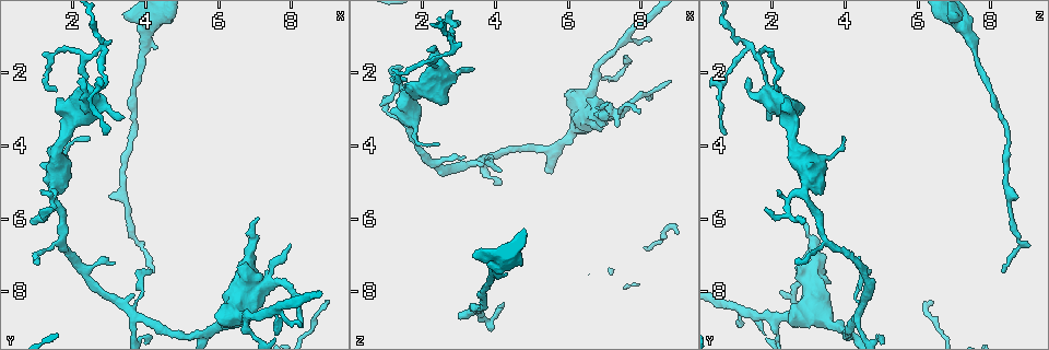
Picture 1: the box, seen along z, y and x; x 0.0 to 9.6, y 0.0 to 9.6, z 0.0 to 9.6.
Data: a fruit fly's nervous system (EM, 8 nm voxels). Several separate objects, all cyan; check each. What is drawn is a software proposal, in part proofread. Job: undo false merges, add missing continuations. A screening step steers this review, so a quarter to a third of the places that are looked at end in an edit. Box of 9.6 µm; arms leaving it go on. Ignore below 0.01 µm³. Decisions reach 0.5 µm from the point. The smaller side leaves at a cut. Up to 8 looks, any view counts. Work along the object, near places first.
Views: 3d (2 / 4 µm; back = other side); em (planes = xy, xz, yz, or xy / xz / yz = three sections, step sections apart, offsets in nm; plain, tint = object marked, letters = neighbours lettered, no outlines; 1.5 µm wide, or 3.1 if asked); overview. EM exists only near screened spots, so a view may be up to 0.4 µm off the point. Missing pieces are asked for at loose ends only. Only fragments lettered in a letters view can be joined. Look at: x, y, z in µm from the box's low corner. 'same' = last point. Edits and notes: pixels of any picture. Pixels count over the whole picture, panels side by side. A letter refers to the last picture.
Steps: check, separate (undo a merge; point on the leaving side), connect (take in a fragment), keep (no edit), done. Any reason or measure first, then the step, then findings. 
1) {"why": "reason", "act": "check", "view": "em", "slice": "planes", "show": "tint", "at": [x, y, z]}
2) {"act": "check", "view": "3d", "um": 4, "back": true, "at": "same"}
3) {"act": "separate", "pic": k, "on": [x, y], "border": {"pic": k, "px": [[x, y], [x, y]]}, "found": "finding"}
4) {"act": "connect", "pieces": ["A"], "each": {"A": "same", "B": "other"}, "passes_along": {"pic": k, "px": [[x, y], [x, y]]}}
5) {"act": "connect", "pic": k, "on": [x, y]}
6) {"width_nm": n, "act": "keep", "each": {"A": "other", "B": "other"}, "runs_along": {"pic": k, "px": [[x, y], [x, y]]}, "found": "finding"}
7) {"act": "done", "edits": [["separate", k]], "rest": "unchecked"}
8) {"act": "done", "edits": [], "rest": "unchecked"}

{"why": "a fork", "act": "check", "view": "3d", "um": 2, "at": [2.35, 1.75, 1.70]}

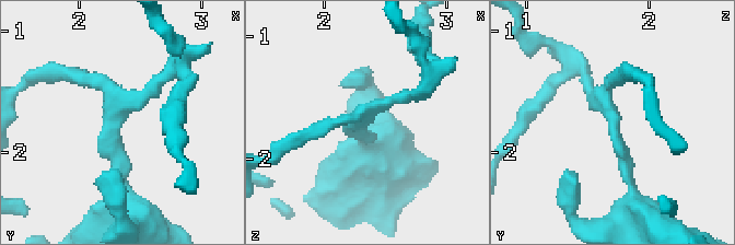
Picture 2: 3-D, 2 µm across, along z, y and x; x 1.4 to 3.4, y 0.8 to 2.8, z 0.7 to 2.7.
{"arms": 3, "why": "now the EM", "act": "check", "view": "em", "slice": "planes", "show": "letters", "at": [2.28, 1.70, 1.72]}

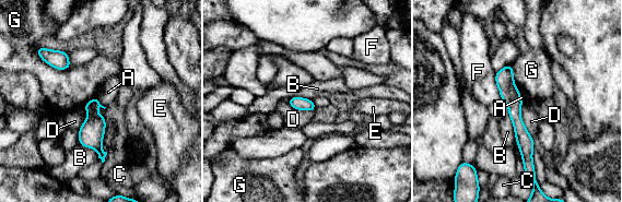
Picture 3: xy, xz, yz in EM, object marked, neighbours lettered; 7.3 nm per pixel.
{"act": "keep", "each": {"A": "other", "B": "other", "C": "other", "D": "other", "E": "other", "F": "other", "G": "other"}, "border": {"pic": 3, "px": [[97, 96], [97, 99], [105, 107]]}, "found": "all the same neuron"}

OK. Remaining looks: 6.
{"why": "branch stops here", "act": "check", "view": "em", "slice": "xz", "step": 8, "show": "tint", "at": [2.90, 3.70, 0.75]}

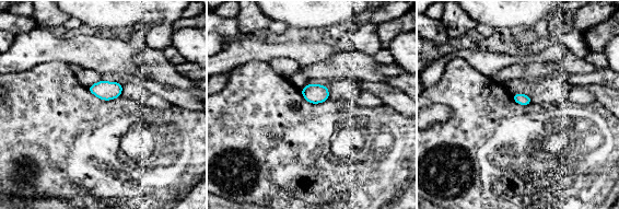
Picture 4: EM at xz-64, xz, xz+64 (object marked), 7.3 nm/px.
{"why": "cut it another way", "act": "check", "view": "em", "slice": "planes", "show": "letters", "at": "same"}

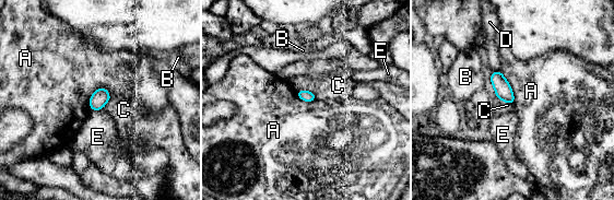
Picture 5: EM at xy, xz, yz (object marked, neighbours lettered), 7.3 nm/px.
{"act": "keep", "each": {"A": "other", "B": "other", "C": "other", "D": "other", "E": "other"}, "border": {"pic": 5, "px": [[104, 86], [90, 96], [89, 109]]}, "found": "no lettered fragment goes on from it"}

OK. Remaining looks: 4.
{"why": "branch stops here", "act": "check", "view": "3d", "um": 2, "at": [1.10, 7.25, 2.60]}

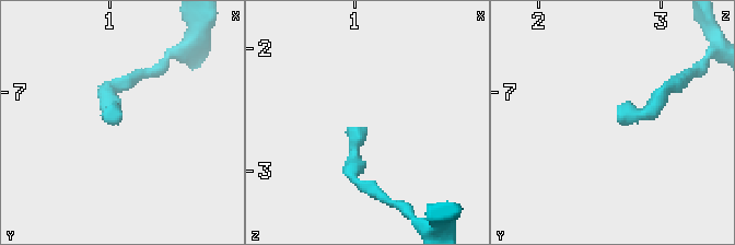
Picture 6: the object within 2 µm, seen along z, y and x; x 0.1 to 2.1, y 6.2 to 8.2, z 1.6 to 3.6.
{"why": "shape alone is not enough", "act": "check", "view": "em", "slice": "planes", "show": "plain", "at": [1.08, 7.20, 2.68]}

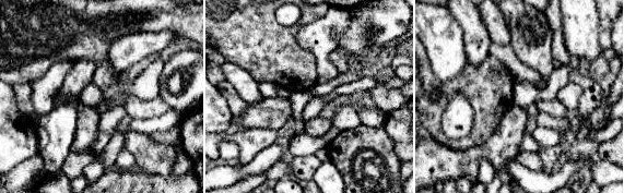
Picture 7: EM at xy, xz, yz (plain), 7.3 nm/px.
{"why": "see the neighbours", "act": "check", "view": "em", "slice": "planes", "show": "letters", "at": "same"}

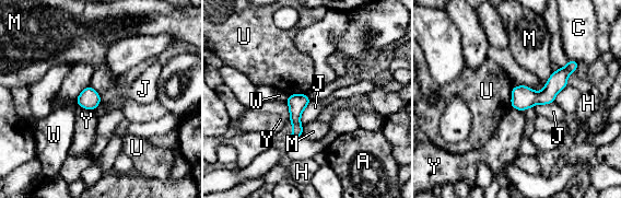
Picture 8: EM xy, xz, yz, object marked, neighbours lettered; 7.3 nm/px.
{"longest_contact_nm": ["J", 200], "act": "keep", "each": {"A": "other", "C": "other", "H": "other", "J": "other", "M": "other", "U": "other", "W": "other", "Y": "other"}, "runs_along": {"pic": 8, "px": [[573, 68], [540, 97], [513, 104]]}, "found": "no lettered fragment goes on from it"}

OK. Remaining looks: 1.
{"act": "done", "edits": [], "rest": "unchecked"}

